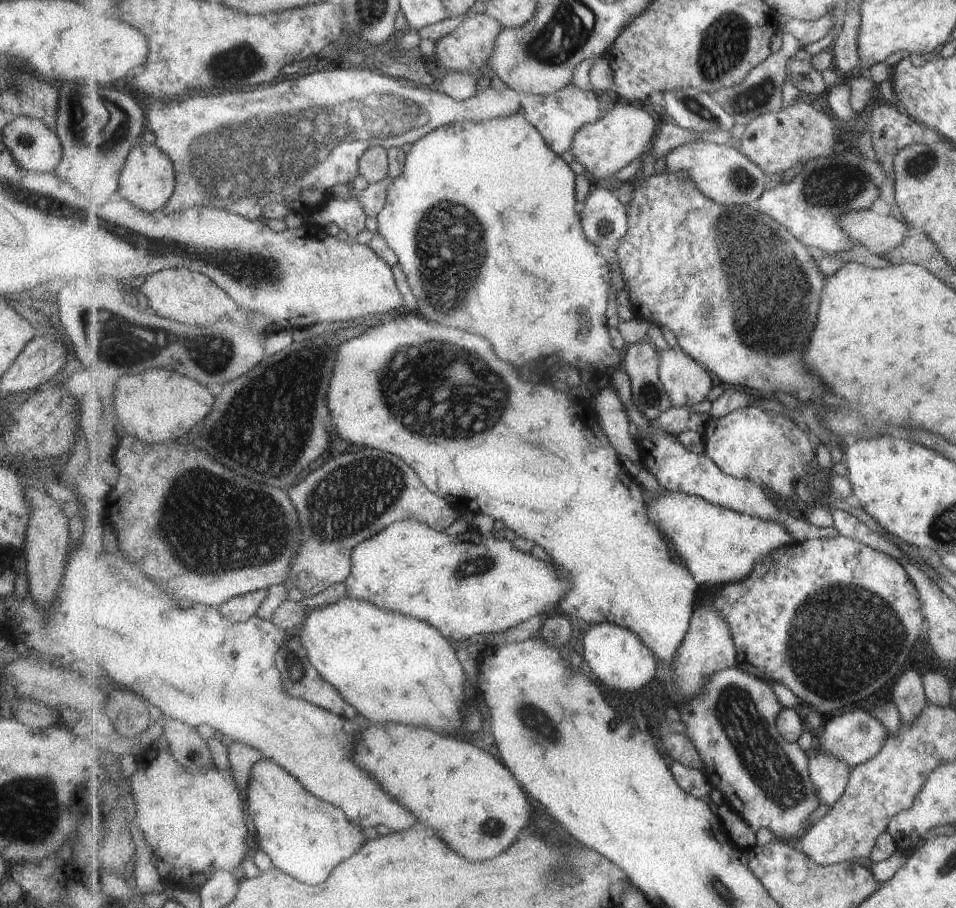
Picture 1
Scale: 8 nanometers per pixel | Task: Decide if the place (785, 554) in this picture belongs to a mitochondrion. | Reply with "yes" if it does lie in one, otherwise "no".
no

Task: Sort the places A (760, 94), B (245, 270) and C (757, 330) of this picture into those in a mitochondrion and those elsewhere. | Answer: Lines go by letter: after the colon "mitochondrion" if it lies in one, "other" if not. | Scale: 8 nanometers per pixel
A: mitochondrion
B: mitochondrion
C: mitochondrion

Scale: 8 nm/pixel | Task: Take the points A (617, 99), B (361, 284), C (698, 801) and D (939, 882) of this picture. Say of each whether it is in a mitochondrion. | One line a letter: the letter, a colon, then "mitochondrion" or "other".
A: other
B: other
C: other
D: mitochondrion

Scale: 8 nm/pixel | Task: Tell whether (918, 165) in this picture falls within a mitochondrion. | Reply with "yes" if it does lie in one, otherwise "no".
yes

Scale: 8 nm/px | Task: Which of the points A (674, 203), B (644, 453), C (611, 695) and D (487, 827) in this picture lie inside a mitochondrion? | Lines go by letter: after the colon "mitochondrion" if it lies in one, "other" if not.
A: other
B: other
C: other
D: mitochondrion

